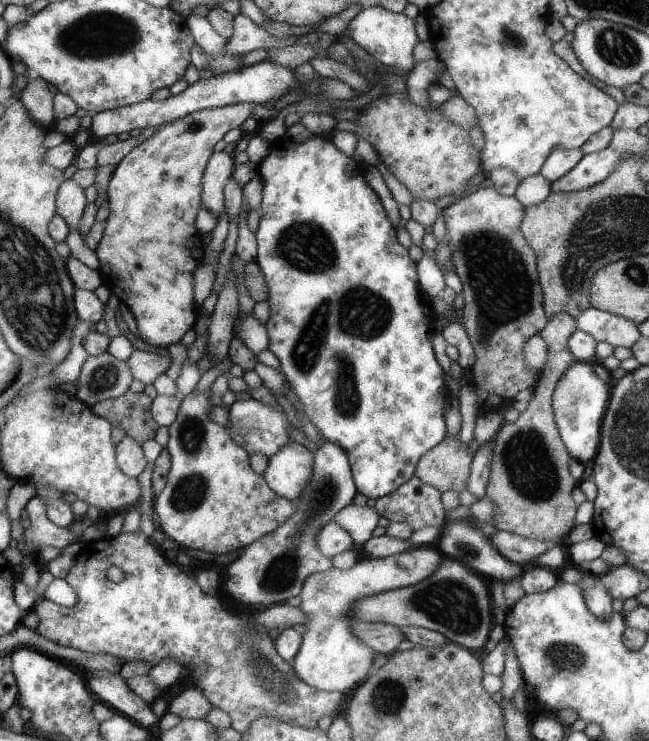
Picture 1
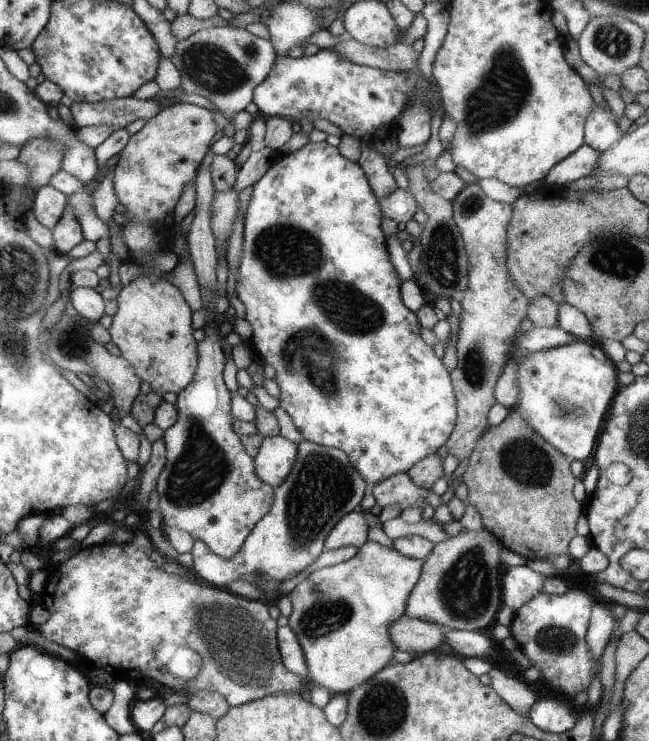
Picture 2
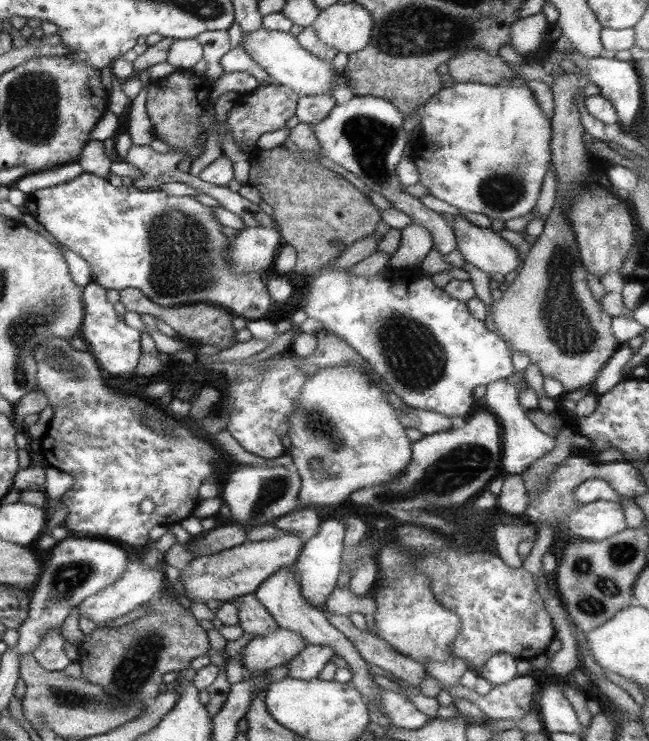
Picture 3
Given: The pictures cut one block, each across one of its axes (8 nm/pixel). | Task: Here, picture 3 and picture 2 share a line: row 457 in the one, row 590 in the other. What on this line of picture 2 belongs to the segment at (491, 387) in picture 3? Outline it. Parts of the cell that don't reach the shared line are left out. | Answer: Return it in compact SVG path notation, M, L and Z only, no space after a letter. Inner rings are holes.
M526 565L509 567L503 576L502 602L513 612L541 593L546 578Z

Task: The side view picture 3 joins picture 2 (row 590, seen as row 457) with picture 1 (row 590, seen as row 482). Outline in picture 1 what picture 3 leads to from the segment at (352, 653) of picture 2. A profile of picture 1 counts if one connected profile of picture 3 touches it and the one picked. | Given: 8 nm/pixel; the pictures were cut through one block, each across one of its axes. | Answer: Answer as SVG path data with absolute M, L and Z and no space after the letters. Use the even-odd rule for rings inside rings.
M419 545L384 558L362 555L347 570L331 566L324 572L307 576L298 595L301 600L298 608L305 614L307 622L303 624L305 631L301 634L299 651L290 661L299 679L312 688L331 692L343 692L363 683L369 676L375 650L351 634L351 606L359 598L419 583L437 570L441 560L436 545Z

